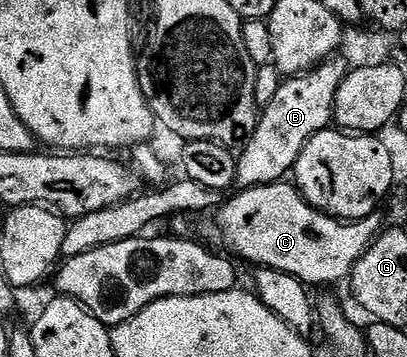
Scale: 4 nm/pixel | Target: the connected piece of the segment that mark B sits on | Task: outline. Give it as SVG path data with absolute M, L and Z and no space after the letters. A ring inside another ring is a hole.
M334 57L304 75L283 80L270 105L263 108L252 136L243 144L236 161L235 186L261 187L279 183L293 170L302 149L318 132L327 130L333 120L334 98L348 72L348 65Z

